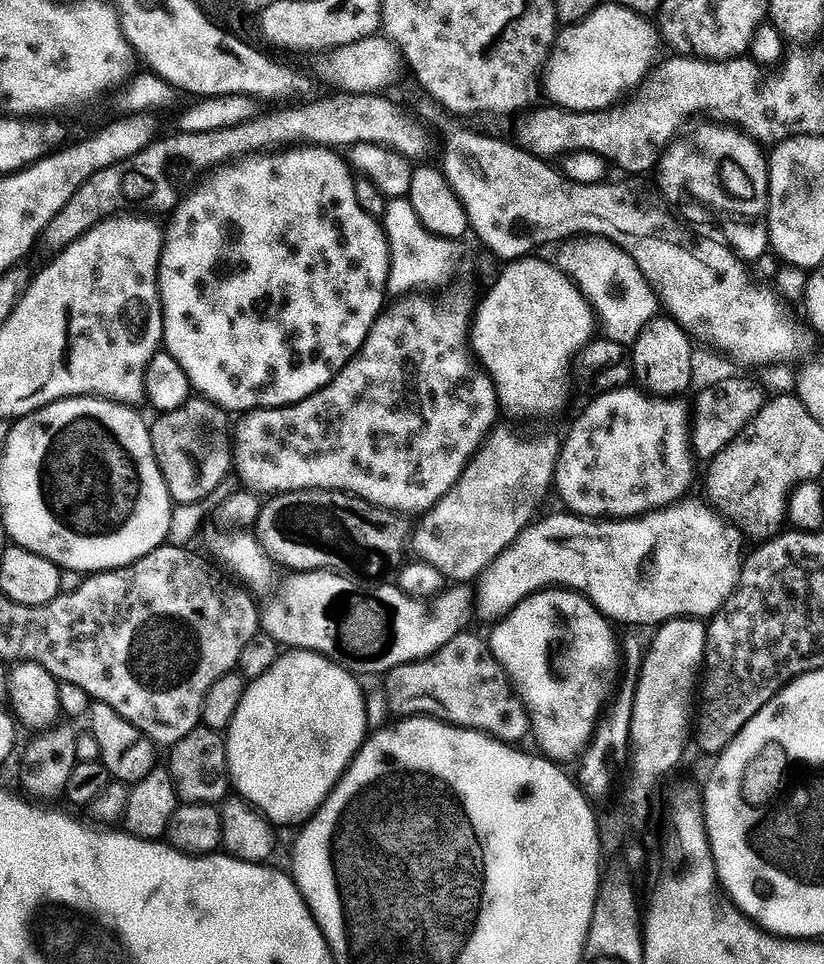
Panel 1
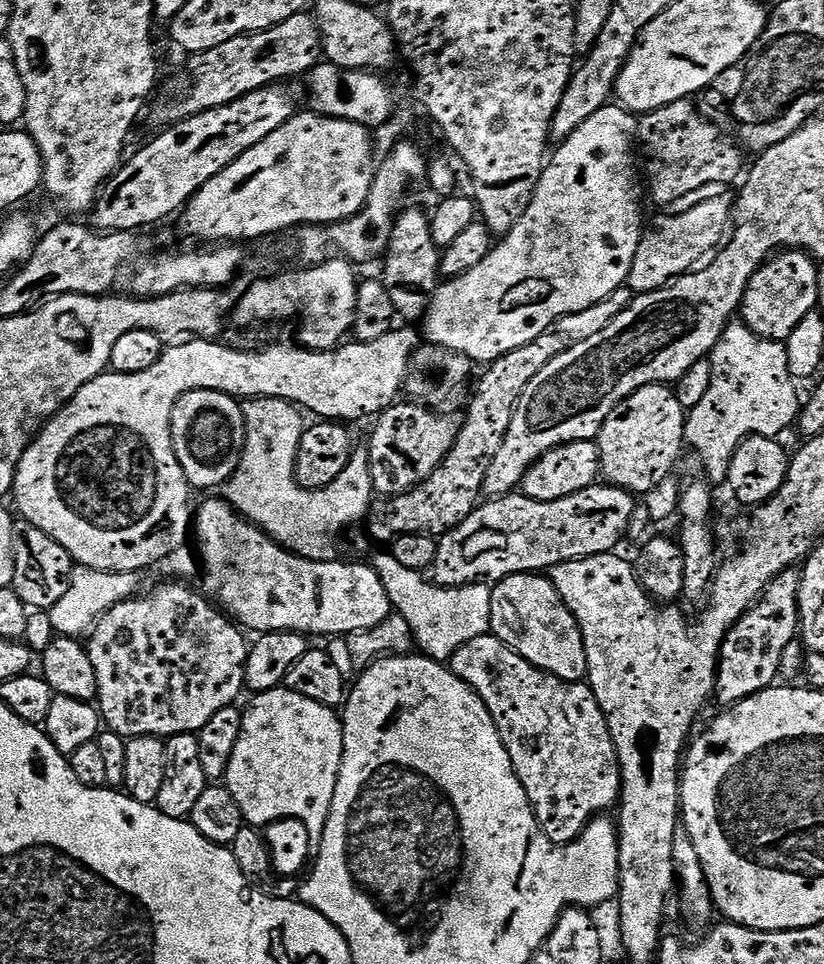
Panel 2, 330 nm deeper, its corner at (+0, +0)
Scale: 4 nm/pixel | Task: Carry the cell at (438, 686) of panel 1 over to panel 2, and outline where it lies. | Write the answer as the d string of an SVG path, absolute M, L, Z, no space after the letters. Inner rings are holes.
M487 634L466 642L450 659L452 673L466 682L482 698L494 718L494 726L506 746L522 782L540 829L558 845L579 839L585 828L607 808L615 809L620 799L622 781L620 760L608 729L608 717L596 701L592 689L584 682L559 680L554 674L535 668L497 636Z

